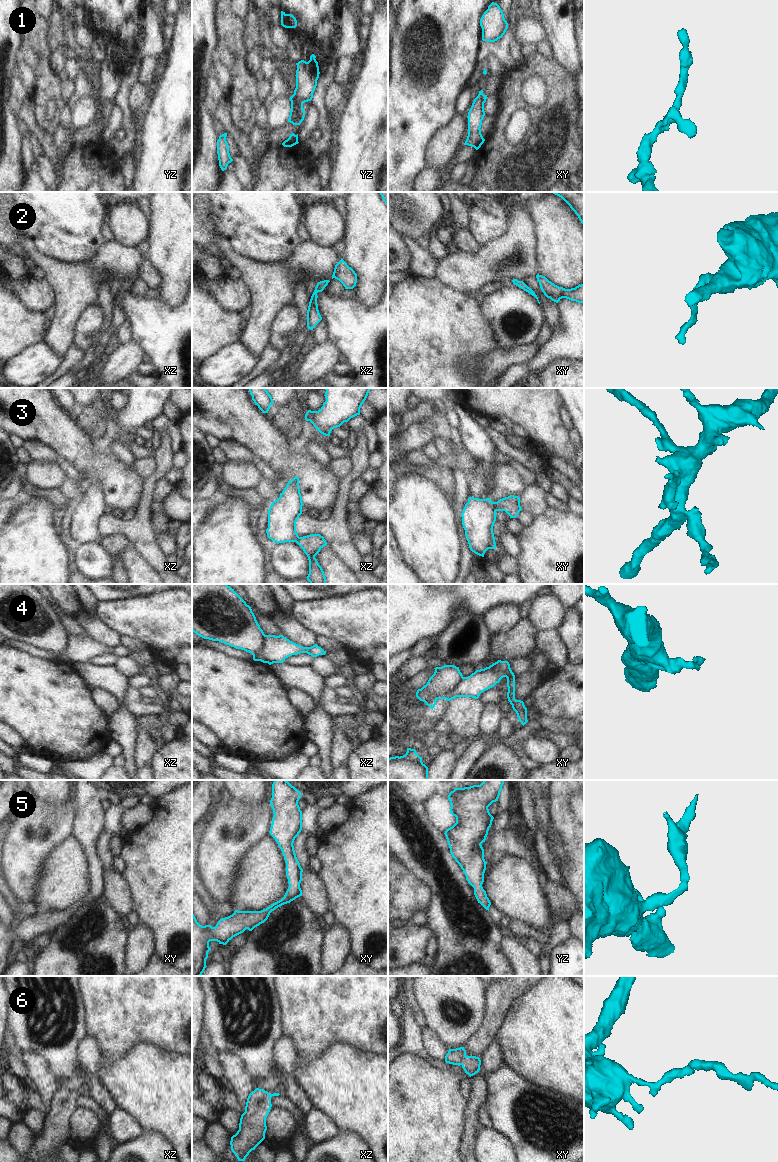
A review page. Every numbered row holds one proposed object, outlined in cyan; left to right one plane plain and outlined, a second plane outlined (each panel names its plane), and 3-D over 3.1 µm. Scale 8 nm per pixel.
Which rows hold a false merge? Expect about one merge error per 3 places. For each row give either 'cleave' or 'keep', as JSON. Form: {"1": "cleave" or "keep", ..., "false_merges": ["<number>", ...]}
{"1": "keep", "2": "keep", "3": "cleave", "4": "cleave", "5": "keep", "6": "keep", "false_merges": ["3", "4"]}

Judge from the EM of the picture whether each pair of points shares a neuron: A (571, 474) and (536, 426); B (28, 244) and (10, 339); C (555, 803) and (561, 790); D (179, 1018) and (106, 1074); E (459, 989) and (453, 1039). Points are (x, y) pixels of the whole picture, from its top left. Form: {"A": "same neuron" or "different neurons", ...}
{"A": "different neurons", "B": "different neurons", "C": "same neuron", "D": "different neurons", "E": "same neuron"}

